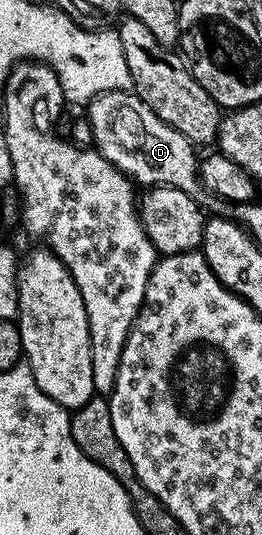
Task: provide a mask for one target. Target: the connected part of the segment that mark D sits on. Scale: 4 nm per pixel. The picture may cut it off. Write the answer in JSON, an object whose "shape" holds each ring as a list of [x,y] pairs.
{"shape":[[[126,88],[102,93],[86,106],[85,120],[91,124],[91,139],[94,148],[113,167],[121,170],[126,177],[139,187],[168,185],[185,191],[185,195],[199,199],[205,190],[199,181],[200,158],[195,157],[196,146],[181,131],[169,127],[138,97]]]}

